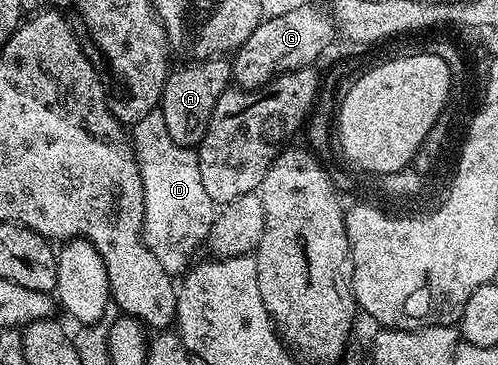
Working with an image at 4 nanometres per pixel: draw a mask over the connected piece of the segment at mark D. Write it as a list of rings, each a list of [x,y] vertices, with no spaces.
[[[159,108],[132,125],[131,139],[141,172],[142,190],[145,192],[143,240],[167,272],[173,276],[180,275],[192,263],[192,253],[198,244],[202,245],[206,241],[215,215],[215,203],[210,200],[205,184],[202,183],[199,155],[192,147],[179,145],[173,140],[165,126],[163,111]]]

